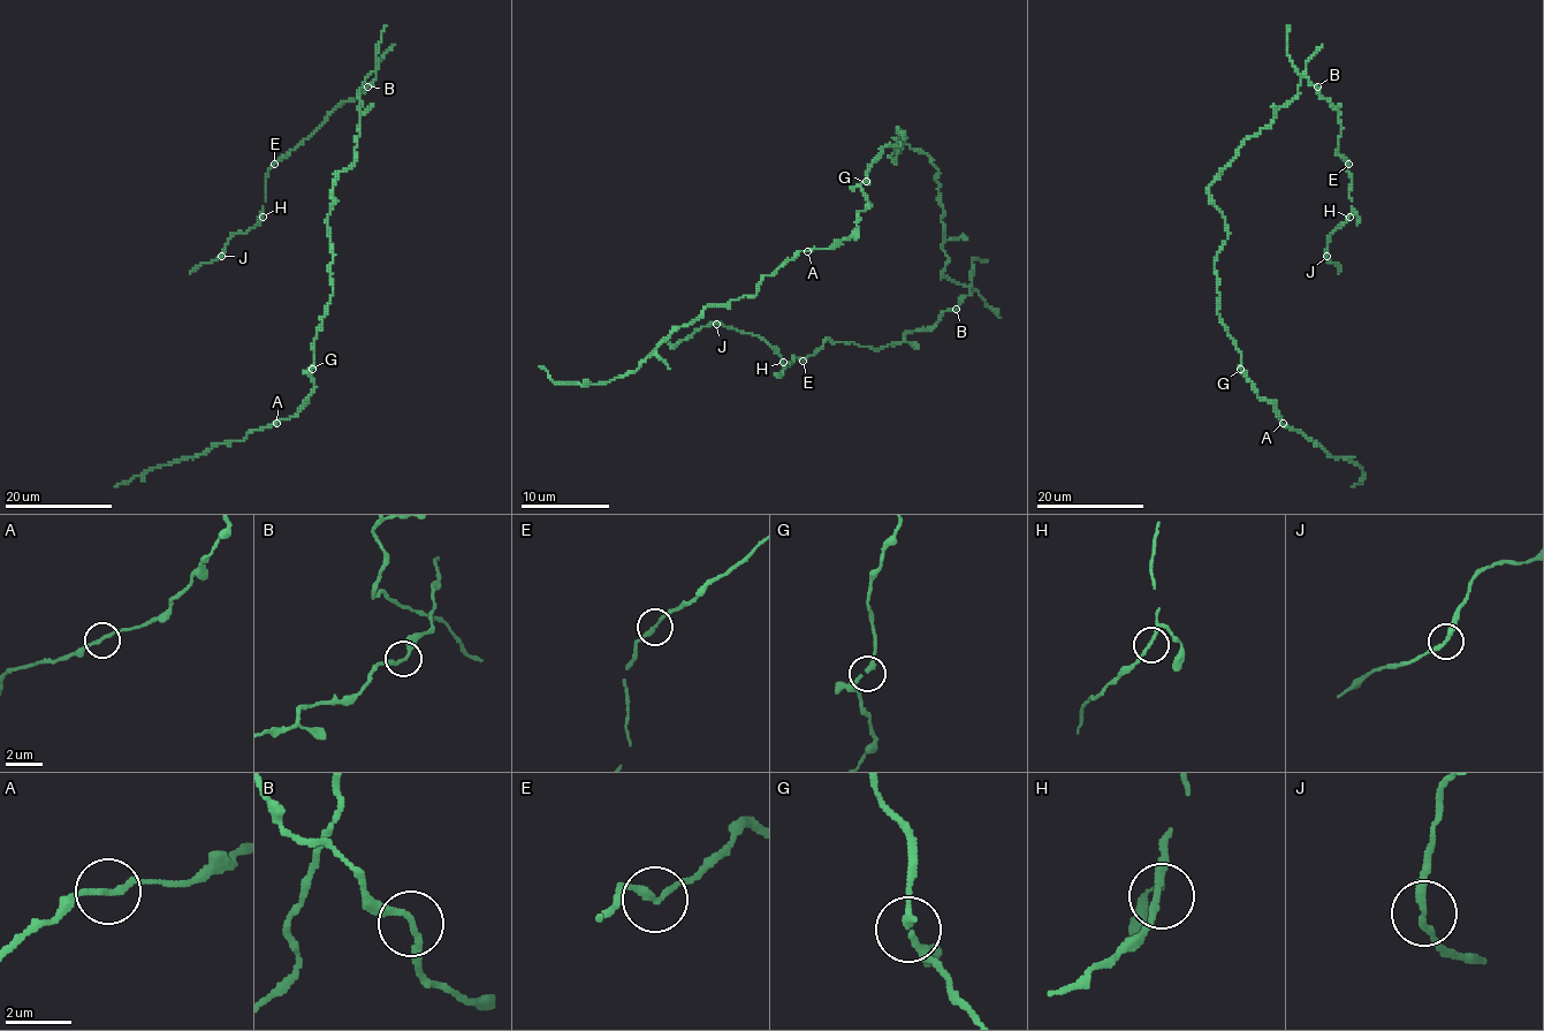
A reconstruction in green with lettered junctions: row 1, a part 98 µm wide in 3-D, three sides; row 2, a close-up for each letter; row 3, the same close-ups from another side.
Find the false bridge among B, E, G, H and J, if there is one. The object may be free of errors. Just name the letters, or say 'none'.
none

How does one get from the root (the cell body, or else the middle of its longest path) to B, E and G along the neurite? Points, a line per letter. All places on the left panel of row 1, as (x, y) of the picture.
B: (332, 196), (334, 181), (356, 158), (362, 105), (358, 91), (374, 73), (375, 78), (367, 86)
E: (332, 196), (334, 181), (356, 158), (358, 91), (374, 73), (375, 78), (355, 99), (343, 101), (274, 164)
G: (332, 196), (327, 228), (334, 252), (329, 266), (334, 292), (312, 346), (312, 369)

